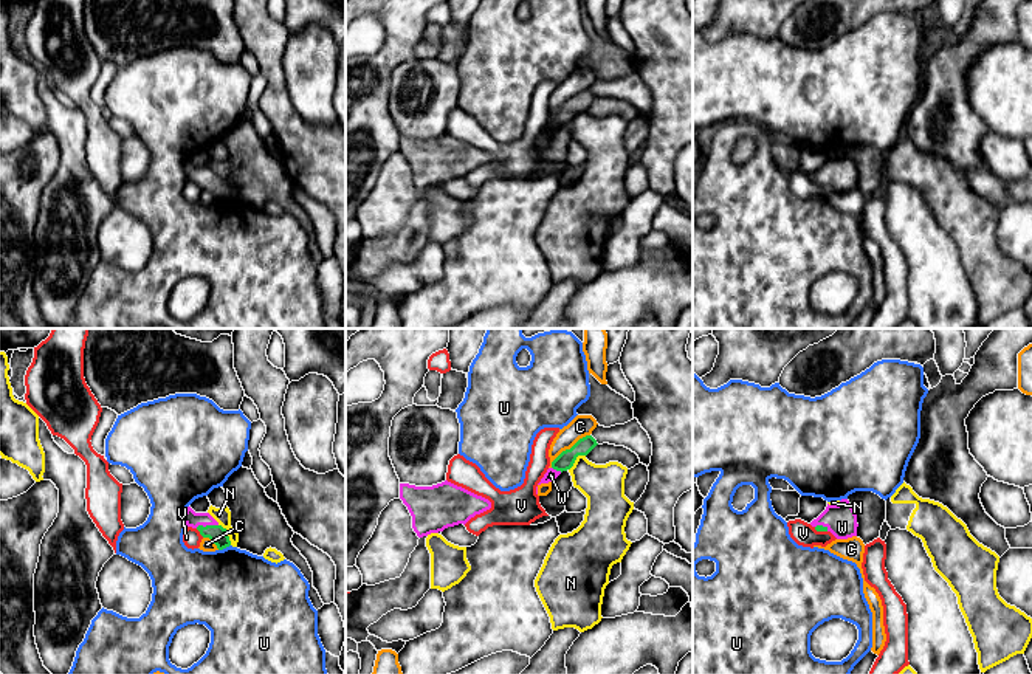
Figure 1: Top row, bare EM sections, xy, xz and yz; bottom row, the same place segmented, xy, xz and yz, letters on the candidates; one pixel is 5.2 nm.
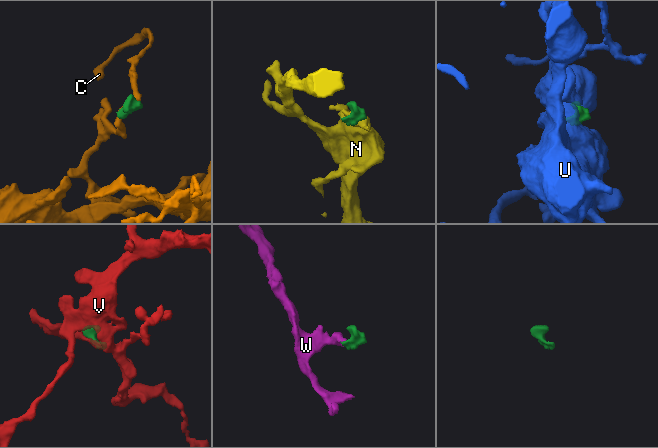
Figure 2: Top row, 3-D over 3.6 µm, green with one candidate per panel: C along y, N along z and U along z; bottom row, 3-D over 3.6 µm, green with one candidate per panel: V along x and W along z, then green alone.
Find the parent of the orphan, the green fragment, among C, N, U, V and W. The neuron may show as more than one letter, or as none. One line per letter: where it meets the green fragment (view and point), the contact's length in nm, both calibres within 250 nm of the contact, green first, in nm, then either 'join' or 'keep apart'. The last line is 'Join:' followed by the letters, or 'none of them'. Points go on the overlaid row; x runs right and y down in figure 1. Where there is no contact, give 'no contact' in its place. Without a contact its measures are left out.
C: xz (567, 450) | 260 nm | 90/110 nm | keep apart
N: xy (227, 535) | 130 nm | 90/80 nm | keep apart
U: xy (223, 547) | 70 nm | 90/460 nm | keep apart
V: xy (200, 533) | 60 nm | 90/90 nm | keep apart
W: xy (206, 526) | 120 nm | 90/80 nm | join
Join: W

